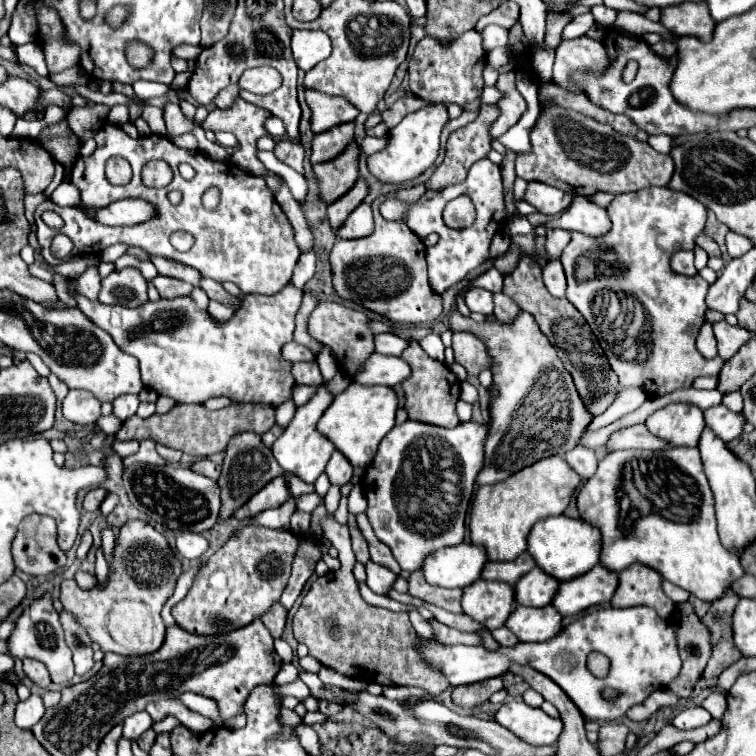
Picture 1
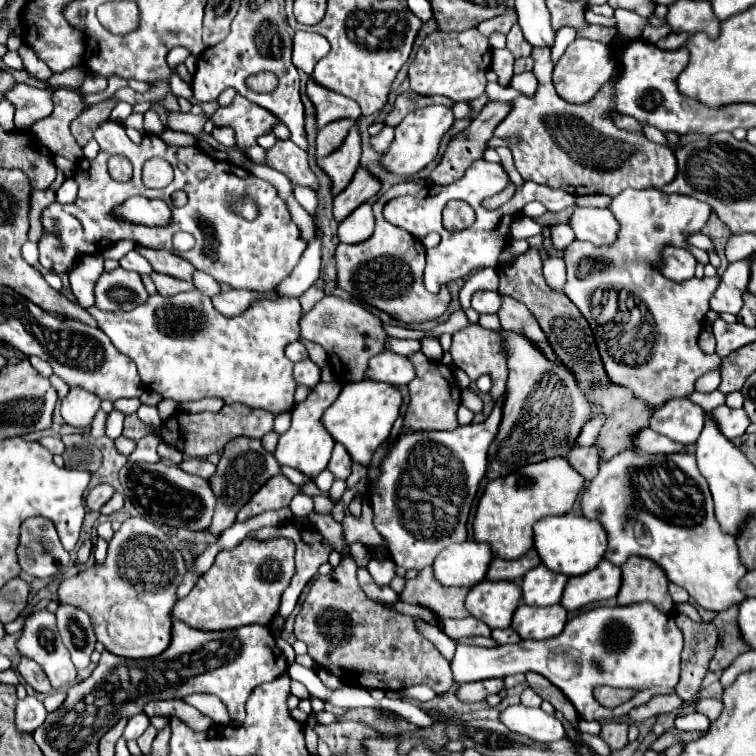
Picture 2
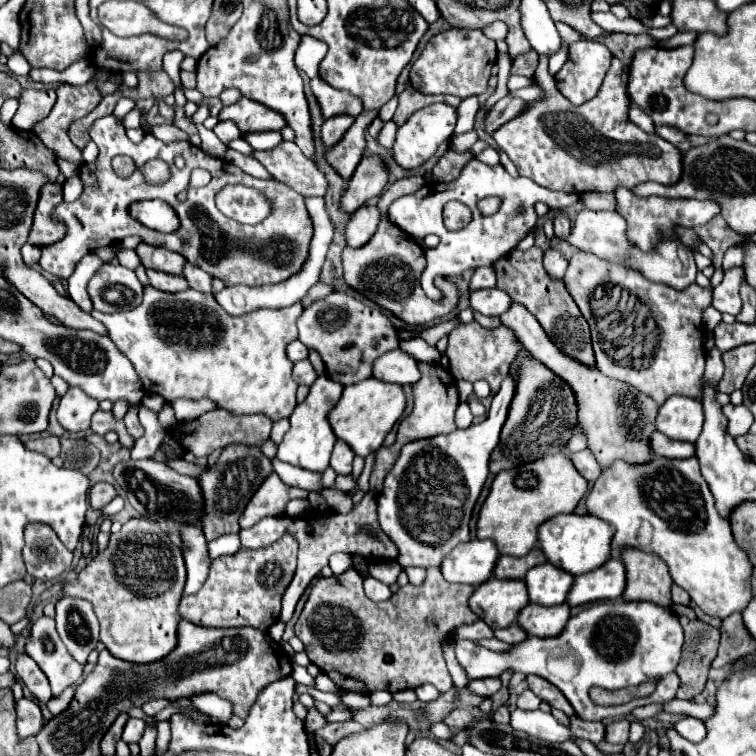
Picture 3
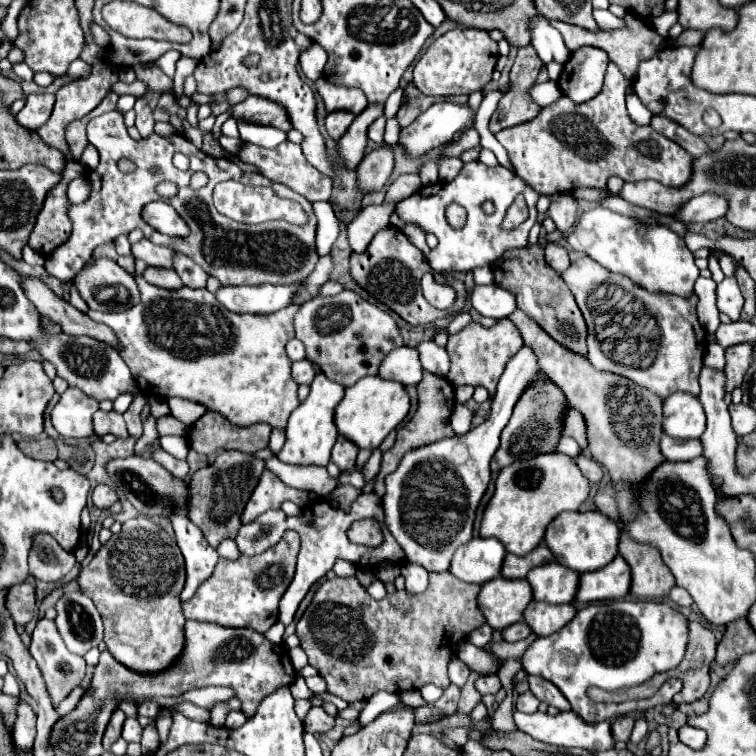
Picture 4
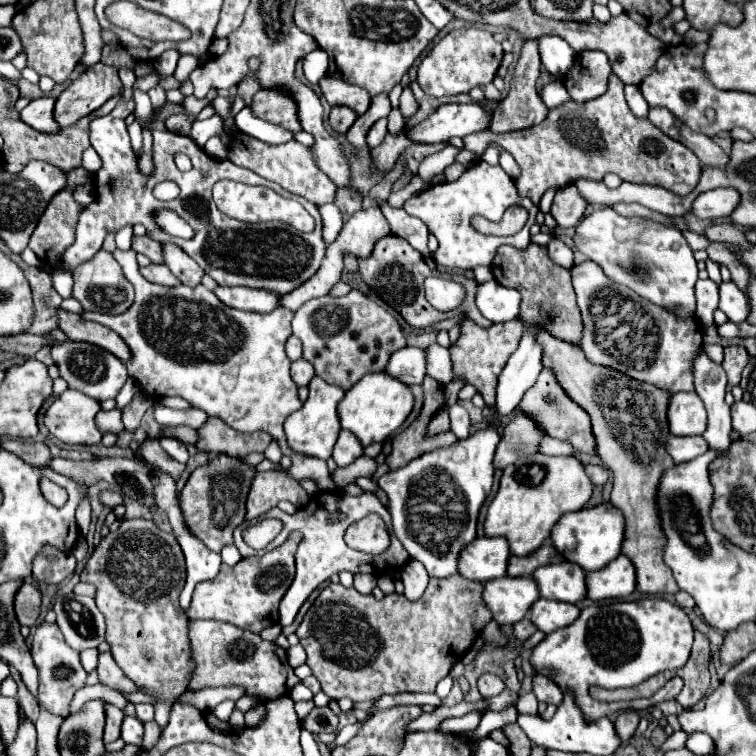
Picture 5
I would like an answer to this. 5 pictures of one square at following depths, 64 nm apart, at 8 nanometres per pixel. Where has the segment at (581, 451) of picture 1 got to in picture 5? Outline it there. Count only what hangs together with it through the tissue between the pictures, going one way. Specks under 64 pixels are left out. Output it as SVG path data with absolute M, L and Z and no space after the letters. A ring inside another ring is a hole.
M586 464L586 472L588 472L590 480L596 486L604 486L608 482L608 478L610 478L610 472L606 468L602 468L602 466L590 466L590 464Z

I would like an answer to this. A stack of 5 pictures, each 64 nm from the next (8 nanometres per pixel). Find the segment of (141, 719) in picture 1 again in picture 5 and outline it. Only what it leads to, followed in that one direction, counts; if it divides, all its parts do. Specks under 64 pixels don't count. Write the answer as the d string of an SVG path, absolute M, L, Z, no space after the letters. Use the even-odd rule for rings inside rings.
M126 716L122 722L122 740L126 744L134 744L138 748L142 748L142 738L144 738L144 726L138 718L130 718Z

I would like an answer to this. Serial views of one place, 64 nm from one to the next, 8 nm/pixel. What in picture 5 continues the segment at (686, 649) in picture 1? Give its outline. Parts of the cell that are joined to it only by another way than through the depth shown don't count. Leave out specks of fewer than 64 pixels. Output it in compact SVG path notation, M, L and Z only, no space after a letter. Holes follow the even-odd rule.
M696 630L690 660L684 668L680 668L680 672L676 672L684 680L684 688L676 696L676 700L682 704L684 710L690 710L700 698L706 696L706 690L710 686L708 662L710 662L710 642L702 632Z

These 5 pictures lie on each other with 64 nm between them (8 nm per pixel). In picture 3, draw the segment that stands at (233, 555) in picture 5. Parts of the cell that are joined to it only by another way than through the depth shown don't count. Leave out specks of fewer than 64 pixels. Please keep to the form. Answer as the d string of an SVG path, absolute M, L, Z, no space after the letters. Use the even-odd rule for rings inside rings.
M226 534L226 536L210 542L208 548L210 548L212 558L232 556L240 550L240 538L238 538L238 534Z

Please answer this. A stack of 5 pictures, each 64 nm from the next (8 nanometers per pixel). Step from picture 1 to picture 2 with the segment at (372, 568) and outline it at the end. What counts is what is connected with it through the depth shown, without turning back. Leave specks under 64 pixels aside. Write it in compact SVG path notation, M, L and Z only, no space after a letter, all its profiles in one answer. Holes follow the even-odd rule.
M374 556L368 564L368 572L372 574L374 582L380 586L388 586L392 582L392 578L396 576L396 564L390 558L378 558Z

